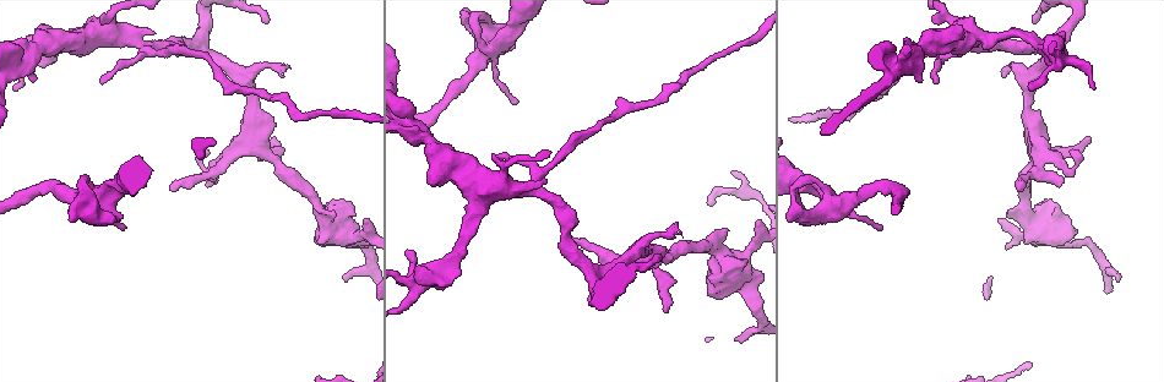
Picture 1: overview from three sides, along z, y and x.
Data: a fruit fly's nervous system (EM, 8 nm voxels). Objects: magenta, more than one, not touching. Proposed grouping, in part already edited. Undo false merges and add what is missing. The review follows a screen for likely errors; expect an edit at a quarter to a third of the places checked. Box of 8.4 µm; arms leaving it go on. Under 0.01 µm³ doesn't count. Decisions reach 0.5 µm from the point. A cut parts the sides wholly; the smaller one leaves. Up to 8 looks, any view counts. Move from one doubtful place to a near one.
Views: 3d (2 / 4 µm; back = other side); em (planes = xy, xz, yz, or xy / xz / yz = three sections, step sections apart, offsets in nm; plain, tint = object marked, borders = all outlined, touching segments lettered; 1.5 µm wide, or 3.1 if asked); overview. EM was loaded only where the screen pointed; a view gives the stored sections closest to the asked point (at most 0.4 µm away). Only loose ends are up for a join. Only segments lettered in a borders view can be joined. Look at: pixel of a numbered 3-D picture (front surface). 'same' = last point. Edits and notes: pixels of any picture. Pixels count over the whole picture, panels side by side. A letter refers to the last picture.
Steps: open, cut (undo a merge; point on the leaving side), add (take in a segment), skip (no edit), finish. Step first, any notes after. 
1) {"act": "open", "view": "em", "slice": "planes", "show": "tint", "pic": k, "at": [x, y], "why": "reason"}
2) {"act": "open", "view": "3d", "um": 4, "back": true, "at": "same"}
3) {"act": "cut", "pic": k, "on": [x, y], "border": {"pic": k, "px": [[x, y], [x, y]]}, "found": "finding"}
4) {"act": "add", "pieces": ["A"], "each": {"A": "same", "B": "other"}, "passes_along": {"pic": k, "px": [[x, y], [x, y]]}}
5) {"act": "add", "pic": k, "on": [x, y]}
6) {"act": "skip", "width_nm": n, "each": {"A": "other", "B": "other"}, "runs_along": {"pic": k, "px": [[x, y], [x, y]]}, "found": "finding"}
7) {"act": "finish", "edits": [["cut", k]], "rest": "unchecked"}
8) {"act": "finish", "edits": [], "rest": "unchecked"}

{"act": "open", "view": "em", "slice": "planes", "show": "borders", "pic": 1, "at": [1089, 136]}

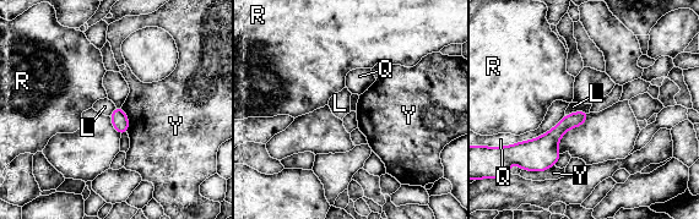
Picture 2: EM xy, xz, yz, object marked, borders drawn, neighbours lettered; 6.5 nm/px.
{"act": "skip", "width_nm": 100, "each": {"L": "other", "Q": "other", "R": "other", "Y": "other"}, "found": "none of them fits"}

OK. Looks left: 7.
{"act": "open", "view": "em", "slice": "planes", "show": "plain", "pic": 1, "at": [126, 228], "why": "thin end"}

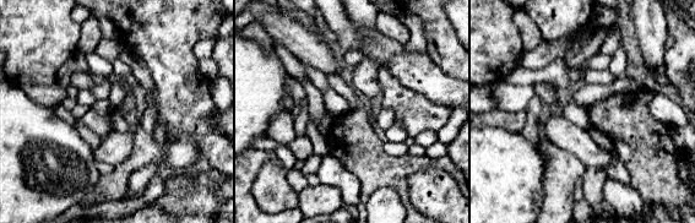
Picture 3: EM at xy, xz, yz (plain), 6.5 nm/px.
{"act": "open", "view": "em", "slice": "planes", "show": "borders", "at": "same"}

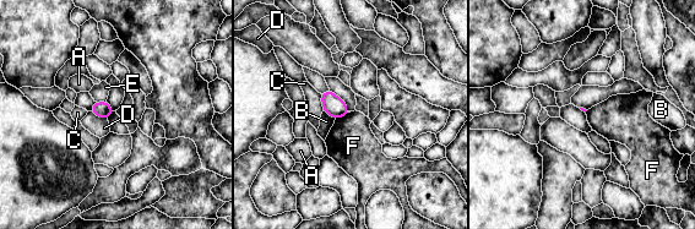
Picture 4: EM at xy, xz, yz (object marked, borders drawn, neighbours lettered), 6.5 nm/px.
{"act": "skip", "longest_contact_nm": ["D", 140], "each": {"A": "other", "B": "other", "C": "other", "D": "other", "E": "other", "F": "other"}, "border": {"pic": 4, "px": [[349, 113], [335, 120]]}, "found": "none of them fits"}

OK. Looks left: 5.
{"act": "open", "view": "3d", "um": 4, "back": true, "pic": 1, "at": [345, 275], "why": "an open end"}

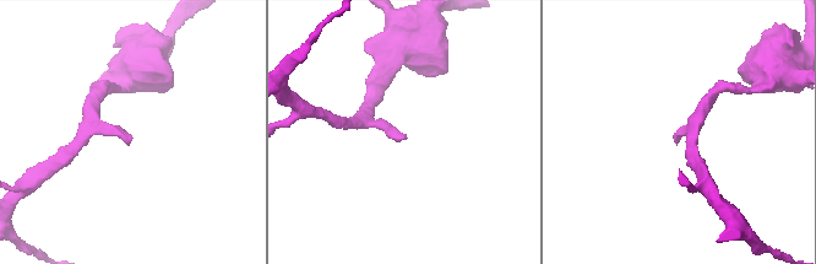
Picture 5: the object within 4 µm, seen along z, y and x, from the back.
{"act": "open", "view": "em", "slice": "yz", "step": 8, "show": "borders", "pic": 5, "at": [403, 137], "why": "now the EM"}

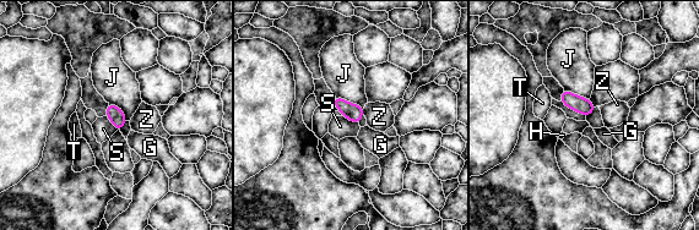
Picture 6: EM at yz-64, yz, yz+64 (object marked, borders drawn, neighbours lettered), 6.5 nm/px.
{"act": "skip", "longest_contact_nm": ["J", 220], "each": {"G": "other", "H": "other", "J": "other", "S": "other", "T": "other", "Z": "other"}, "border": {"pic": 6, "px": [[343, 115], [358, 124]]}, "found": "none of them fits"}

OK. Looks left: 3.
{"act": "finish", "edits": [], "rest": "unchecked"}

